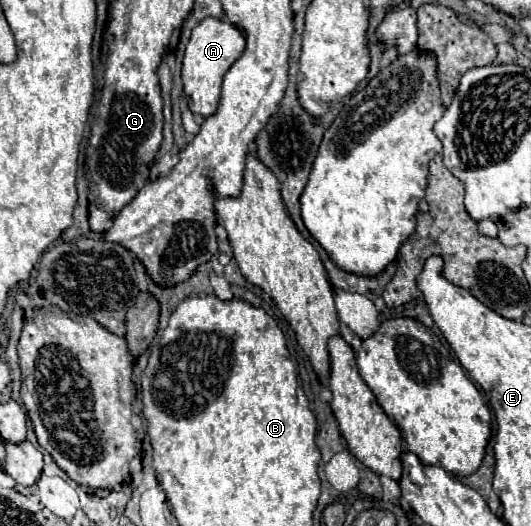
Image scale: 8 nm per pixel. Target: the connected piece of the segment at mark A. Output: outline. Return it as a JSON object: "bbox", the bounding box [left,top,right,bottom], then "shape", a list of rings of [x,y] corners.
{"bbox":[182,17,246,117],"shape":[[[208,17],[194,27],[182,61],[182,87],[192,113],[210,117],[218,111],[222,79],[230,69],[230,65],[242,55],[244,47],[246,47],[244,33],[228,21]]]}

